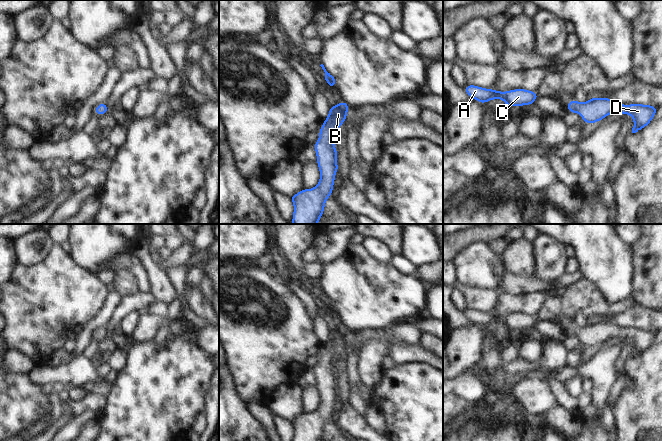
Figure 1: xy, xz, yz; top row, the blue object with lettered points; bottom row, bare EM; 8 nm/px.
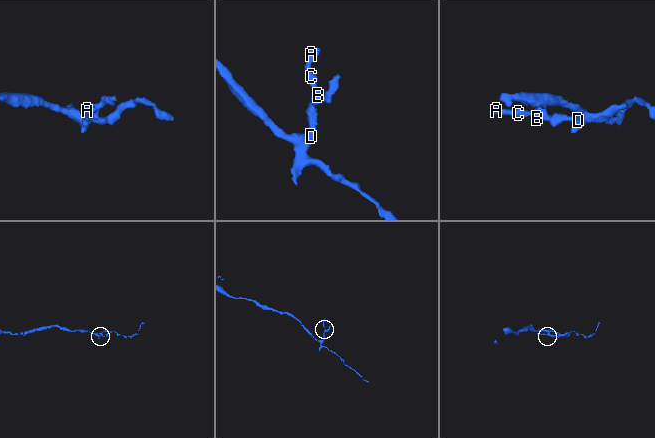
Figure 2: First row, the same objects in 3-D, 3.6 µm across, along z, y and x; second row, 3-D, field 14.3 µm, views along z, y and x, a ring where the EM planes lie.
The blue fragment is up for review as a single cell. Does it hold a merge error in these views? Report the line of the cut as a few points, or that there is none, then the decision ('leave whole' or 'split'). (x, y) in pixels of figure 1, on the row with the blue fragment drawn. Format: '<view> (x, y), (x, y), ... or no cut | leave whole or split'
no cut | leave whole

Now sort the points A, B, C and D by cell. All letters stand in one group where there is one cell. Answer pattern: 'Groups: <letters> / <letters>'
Groups: A B C D.

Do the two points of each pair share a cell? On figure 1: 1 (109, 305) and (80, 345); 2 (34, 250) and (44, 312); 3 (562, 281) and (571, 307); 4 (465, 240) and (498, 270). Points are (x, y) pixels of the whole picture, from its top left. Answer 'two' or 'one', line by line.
1: one
2: two
3: two
4: two

